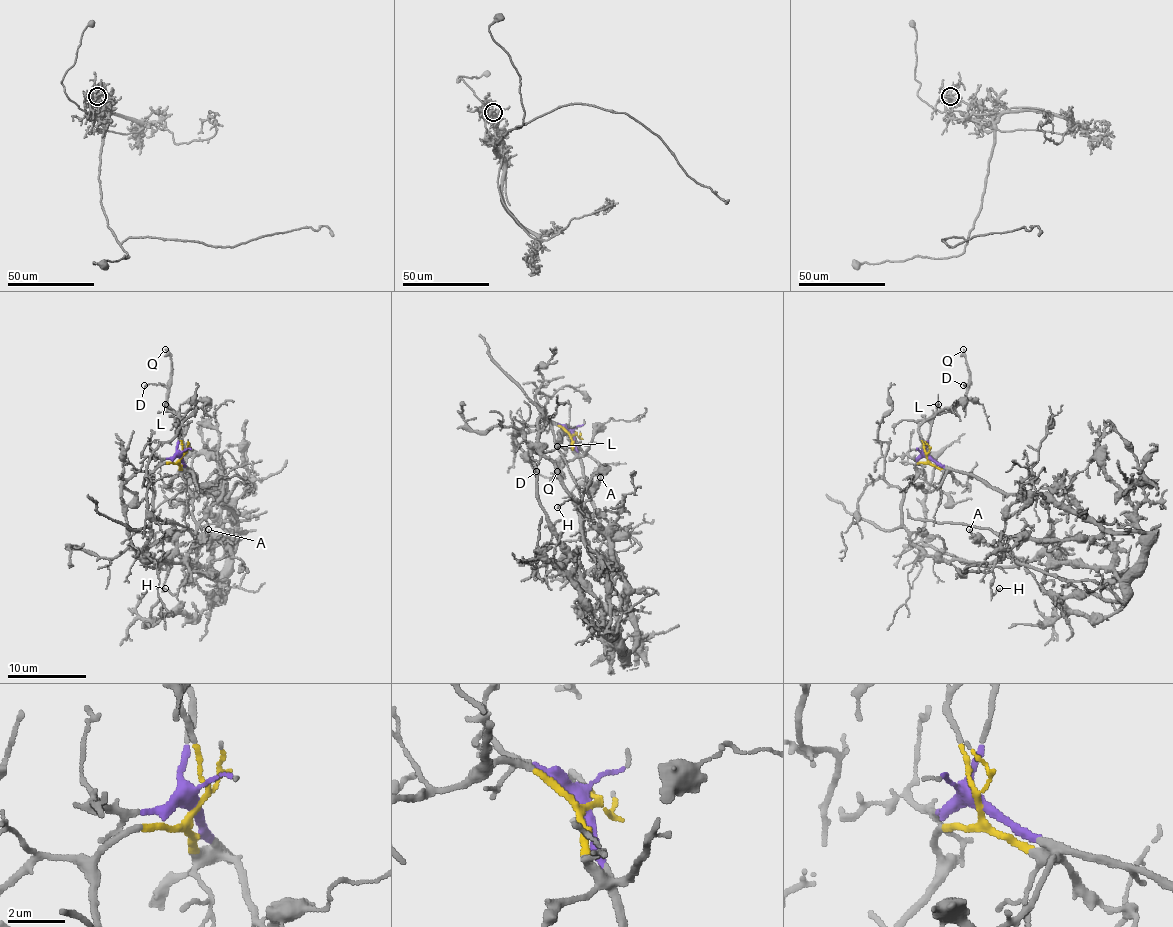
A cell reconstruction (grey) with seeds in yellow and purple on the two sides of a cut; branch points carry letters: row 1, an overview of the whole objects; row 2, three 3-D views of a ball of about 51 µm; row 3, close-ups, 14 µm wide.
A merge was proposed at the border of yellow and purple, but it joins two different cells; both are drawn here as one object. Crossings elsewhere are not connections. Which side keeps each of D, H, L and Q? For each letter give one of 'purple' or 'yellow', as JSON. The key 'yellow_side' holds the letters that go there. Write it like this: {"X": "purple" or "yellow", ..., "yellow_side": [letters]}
{"D": "purple", "H": "yellow", "L": "purple", "Q": "purple", "yellow_side": ["H"]}

